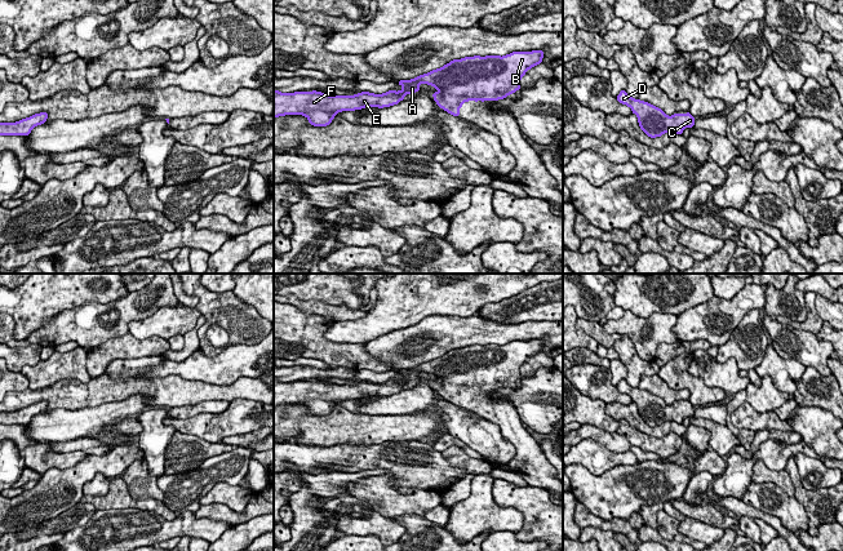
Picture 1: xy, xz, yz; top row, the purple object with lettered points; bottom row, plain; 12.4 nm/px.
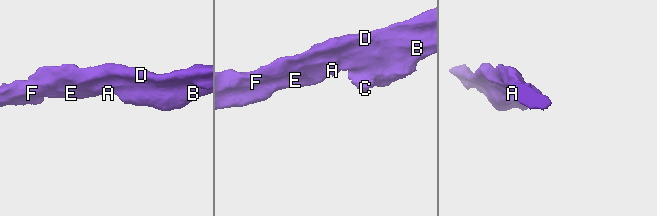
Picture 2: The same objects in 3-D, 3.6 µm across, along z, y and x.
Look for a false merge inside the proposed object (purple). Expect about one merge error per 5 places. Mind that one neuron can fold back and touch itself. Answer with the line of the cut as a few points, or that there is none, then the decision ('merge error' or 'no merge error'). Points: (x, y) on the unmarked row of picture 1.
no cut; no merge error

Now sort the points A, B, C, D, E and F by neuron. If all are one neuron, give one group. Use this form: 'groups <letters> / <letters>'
groups A B C D E F

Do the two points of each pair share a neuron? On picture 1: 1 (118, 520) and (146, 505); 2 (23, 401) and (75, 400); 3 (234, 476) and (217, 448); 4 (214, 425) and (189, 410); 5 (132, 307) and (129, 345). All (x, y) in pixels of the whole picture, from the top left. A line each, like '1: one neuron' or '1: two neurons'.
1: two neurons
2: one neuron
3: two neurons
4: two neurons
5: two neurons

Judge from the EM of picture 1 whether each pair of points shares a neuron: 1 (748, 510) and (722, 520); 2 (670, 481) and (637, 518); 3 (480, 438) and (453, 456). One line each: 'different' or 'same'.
1: same
2: different
3: different

